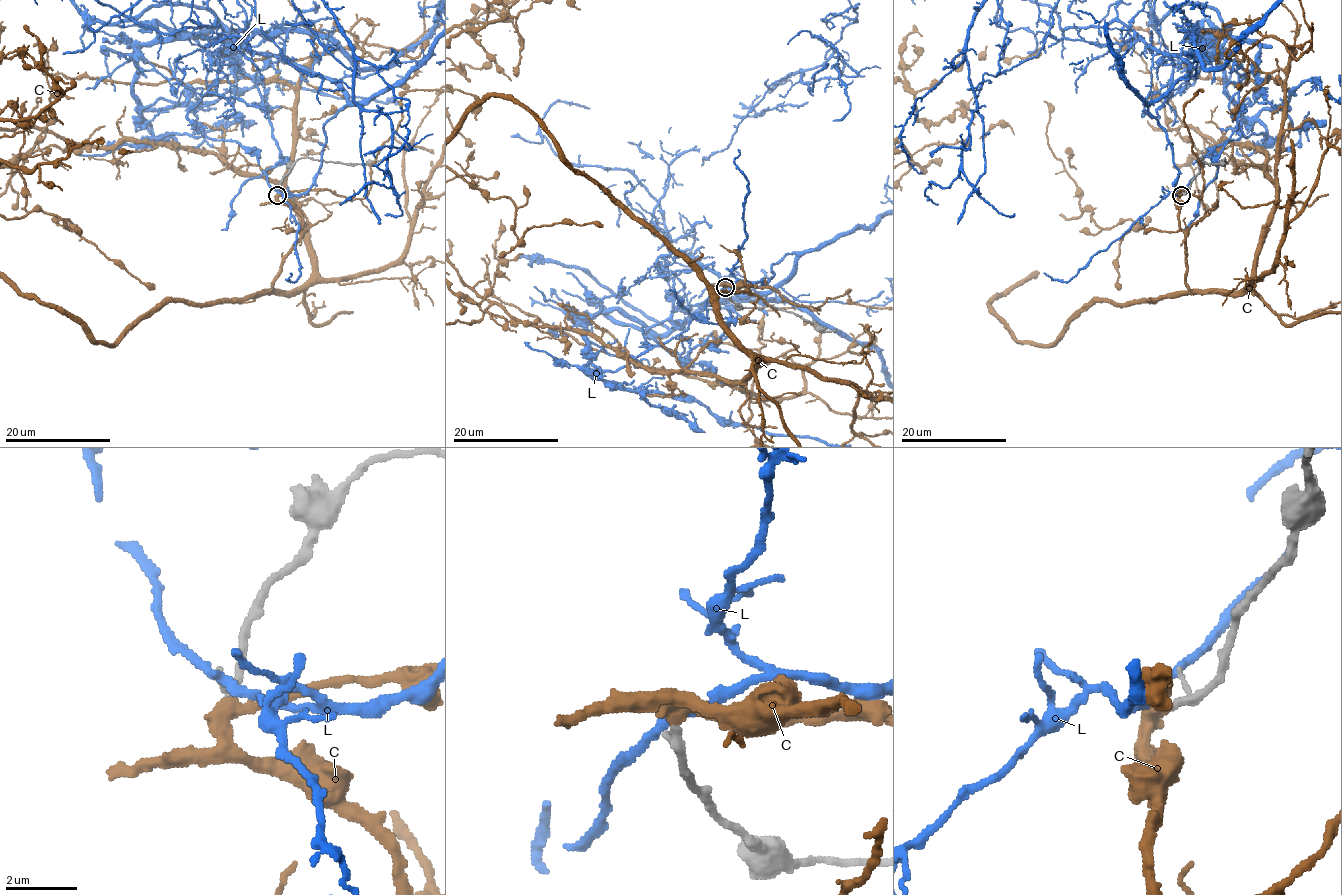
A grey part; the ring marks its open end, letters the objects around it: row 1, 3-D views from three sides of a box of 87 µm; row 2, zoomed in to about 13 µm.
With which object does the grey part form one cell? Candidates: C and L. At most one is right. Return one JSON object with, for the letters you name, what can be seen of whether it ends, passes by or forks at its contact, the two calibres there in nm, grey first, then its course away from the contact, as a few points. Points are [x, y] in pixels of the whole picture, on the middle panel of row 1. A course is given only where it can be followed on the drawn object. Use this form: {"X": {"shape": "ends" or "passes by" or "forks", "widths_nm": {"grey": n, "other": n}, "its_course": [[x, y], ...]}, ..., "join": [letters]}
{"C": {"shape": "passes by", "widths_nm": {"grey": 200, "other": 400}}, "join": ["C"]}

